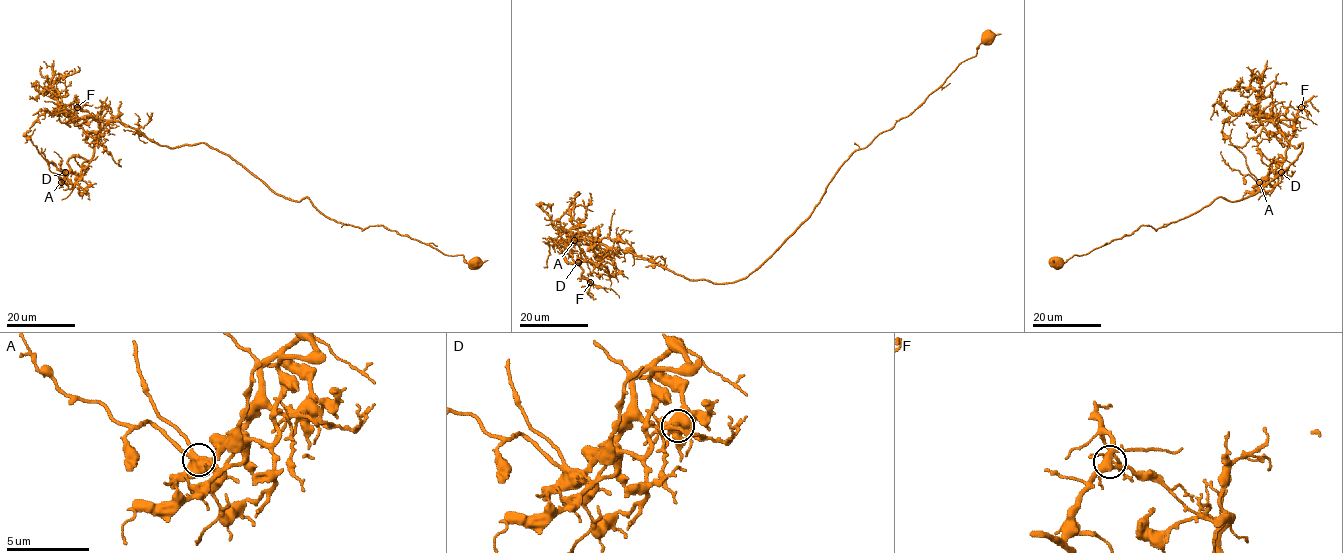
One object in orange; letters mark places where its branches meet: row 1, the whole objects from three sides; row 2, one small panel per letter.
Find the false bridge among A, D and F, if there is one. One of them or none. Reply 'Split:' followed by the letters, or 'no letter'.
Split: A

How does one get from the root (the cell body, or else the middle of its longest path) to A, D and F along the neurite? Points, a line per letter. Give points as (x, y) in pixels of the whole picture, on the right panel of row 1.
A: (1055, 262), (1257, 194), (1301, 152), (1266, 119), (1288, 119), (1286, 158), (1258, 182)
D: (1055, 262), (1257, 194), (1302, 149), (1267, 118), (1294, 131), (1272, 163), (1281, 172)
F: (1055, 262), (1141, 225), (1163, 227), (1218, 197), (1257, 194), (1302, 149), (1258, 115), (1292, 125), (1301, 107)

